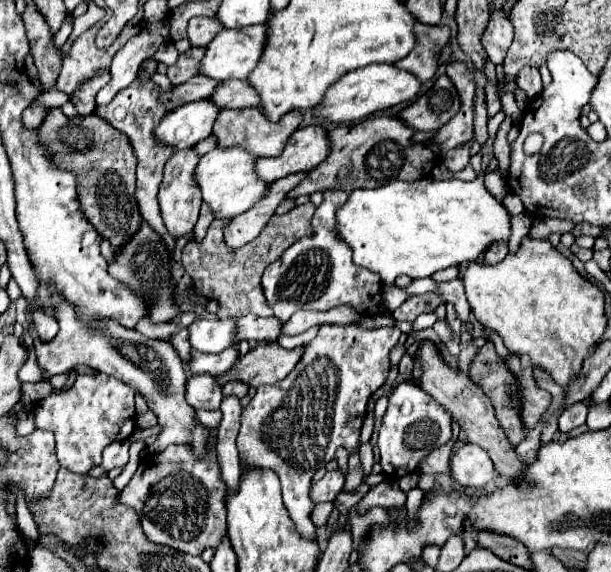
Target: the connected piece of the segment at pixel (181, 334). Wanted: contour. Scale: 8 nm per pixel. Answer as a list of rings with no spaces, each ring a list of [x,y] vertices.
[[[179,327],[171,337],[169,337],[169,343],[173,345],[173,349],[177,351],[179,359],[183,361],[183,365],[187,365],[191,361],[191,343],[189,343],[189,327]]]

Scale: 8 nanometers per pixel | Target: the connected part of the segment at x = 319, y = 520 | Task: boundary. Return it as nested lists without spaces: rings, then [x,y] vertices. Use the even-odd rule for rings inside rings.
[[[325,501],[325,503],[317,503],[315,505],[315,509],[313,509],[313,515],[311,515],[311,519],[313,519],[313,523],[317,525],[317,527],[323,527],[323,525],[327,525],[327,521],[329,521],[329,515],[331,515],[331,511],[333,511],[333,503],[331,501]]]

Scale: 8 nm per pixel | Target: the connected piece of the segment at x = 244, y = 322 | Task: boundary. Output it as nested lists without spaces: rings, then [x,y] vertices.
[[[245,315],[239,319],[239,341],[277,341],[283,323],[277,317],[255,317]]]

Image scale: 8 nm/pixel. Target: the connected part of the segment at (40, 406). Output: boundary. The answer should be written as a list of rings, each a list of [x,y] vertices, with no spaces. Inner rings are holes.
[[[79,375],[77,381],[69,391],[53,393],[45,399],[41,399],[35,407],[35,425],[39,429],[49,429],[55,433],[55,455],[61,463],[61,467],[67,467],[69,471],[79,471],[85,475],[93,465],[101,463],[101,451],[113,443],[113,441],[125,441],[135,431],[135,403],[133,403],[135,391],[131,391],[125,383],[119,383],[117,379],[109,375]]]

